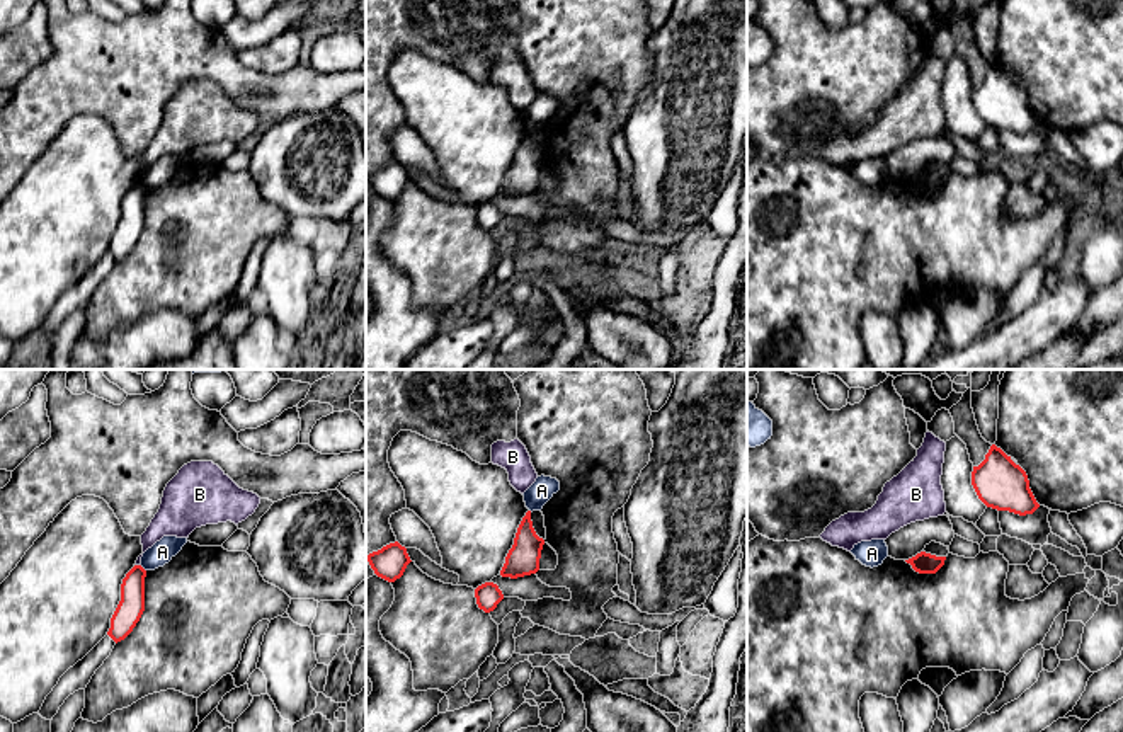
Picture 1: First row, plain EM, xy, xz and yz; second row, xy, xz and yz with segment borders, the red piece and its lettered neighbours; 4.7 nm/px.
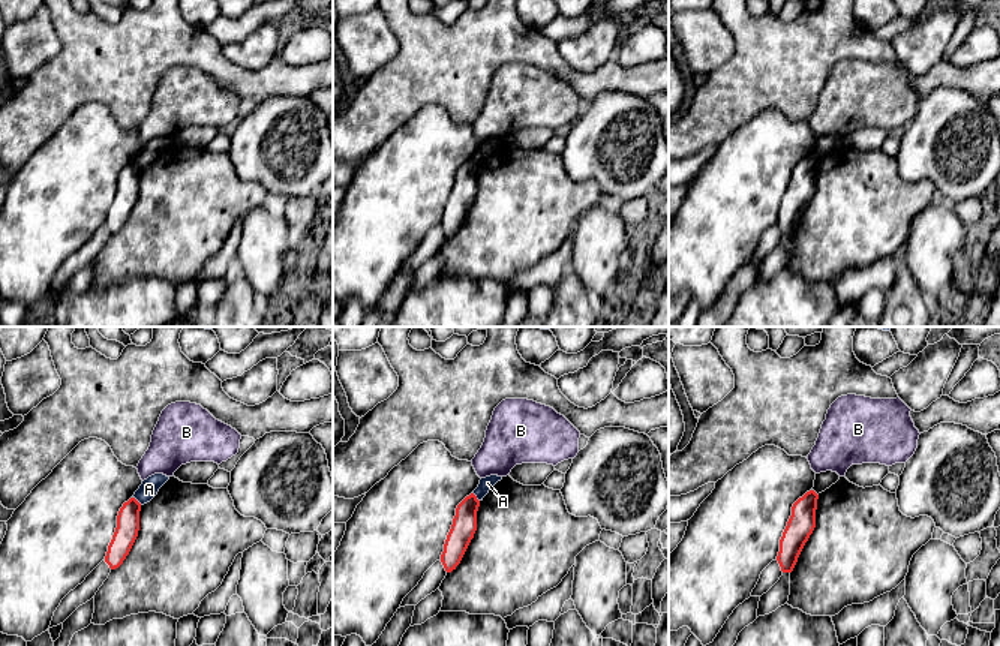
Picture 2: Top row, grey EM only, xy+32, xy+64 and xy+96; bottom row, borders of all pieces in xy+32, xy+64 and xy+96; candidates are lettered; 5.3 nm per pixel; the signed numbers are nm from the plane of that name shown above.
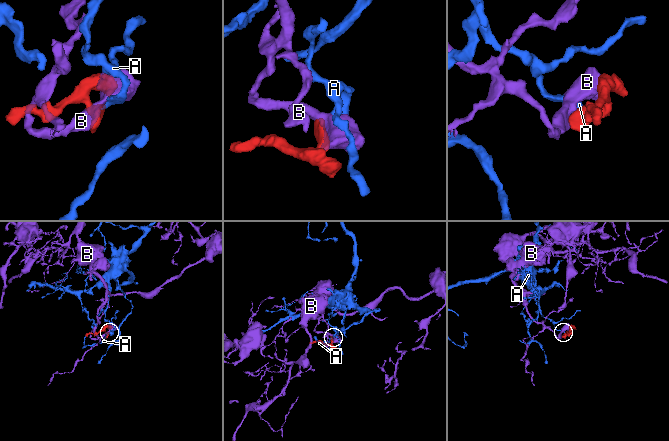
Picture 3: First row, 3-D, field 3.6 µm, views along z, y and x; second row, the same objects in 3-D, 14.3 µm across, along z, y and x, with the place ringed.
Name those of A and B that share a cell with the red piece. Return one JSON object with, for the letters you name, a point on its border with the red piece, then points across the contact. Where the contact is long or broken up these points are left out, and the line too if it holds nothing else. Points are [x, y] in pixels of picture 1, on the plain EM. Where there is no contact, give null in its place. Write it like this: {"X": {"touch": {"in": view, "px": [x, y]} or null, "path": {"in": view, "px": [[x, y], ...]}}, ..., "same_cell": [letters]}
{"same_cell": []}

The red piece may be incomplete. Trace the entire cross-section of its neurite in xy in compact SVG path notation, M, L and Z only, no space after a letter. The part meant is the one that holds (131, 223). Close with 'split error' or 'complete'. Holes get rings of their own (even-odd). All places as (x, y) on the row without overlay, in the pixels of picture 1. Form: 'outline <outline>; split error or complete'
outline M134 184L123 197L121 220L107 250L116 262L133 250L145 230L145 196L146 189L141 184Z; complete

